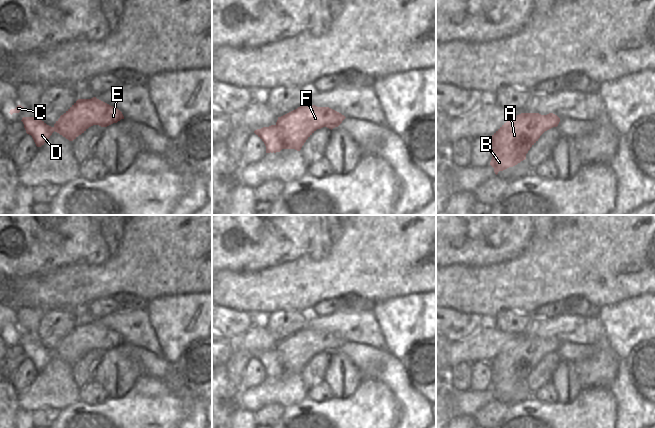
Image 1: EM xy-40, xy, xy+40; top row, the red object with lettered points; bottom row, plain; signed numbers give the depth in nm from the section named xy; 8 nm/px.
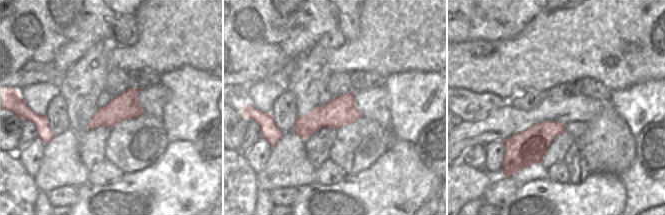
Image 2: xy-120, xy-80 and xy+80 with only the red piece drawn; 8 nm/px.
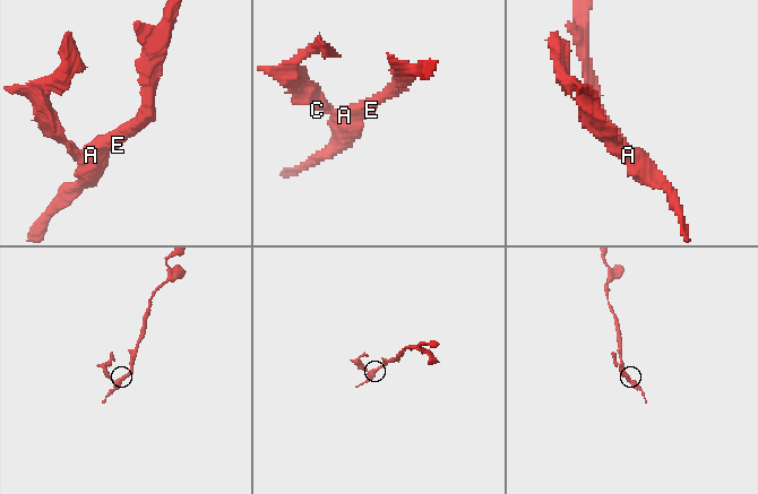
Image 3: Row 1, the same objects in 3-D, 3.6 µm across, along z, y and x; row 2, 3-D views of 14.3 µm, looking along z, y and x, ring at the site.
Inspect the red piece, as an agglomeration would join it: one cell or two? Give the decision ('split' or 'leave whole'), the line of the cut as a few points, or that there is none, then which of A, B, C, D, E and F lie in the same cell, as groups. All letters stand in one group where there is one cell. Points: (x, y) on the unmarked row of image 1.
split; cut in xy along (276, 348), (281, 362), (281, 373), (279, 375); A B E F / C D

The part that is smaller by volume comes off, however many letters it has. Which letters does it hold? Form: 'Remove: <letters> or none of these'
Remove: C, D

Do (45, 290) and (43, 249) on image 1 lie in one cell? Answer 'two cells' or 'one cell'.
two cells

